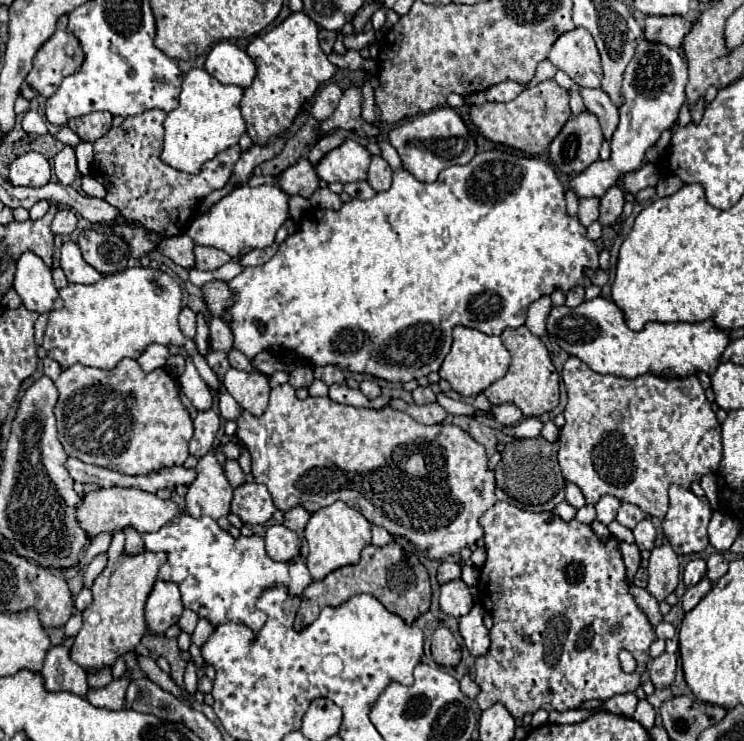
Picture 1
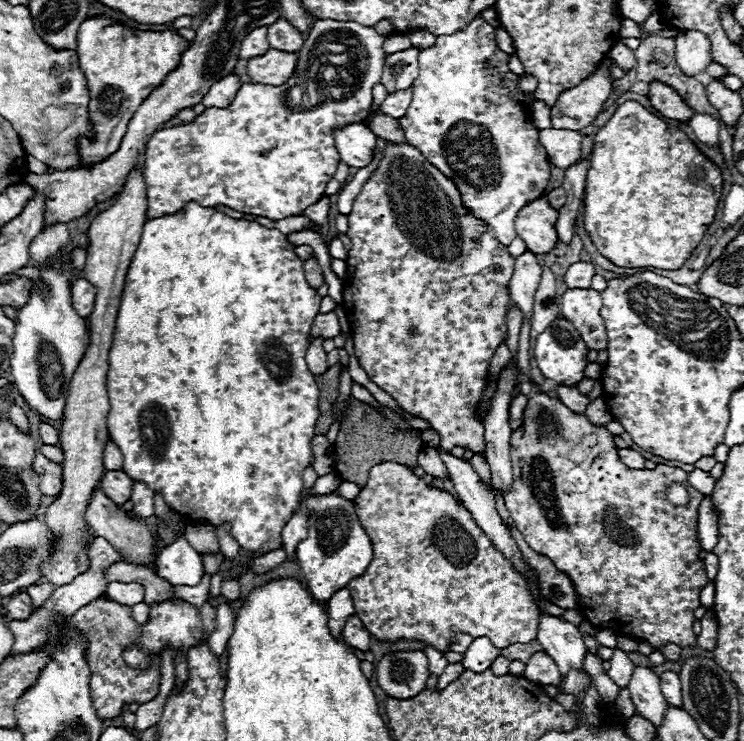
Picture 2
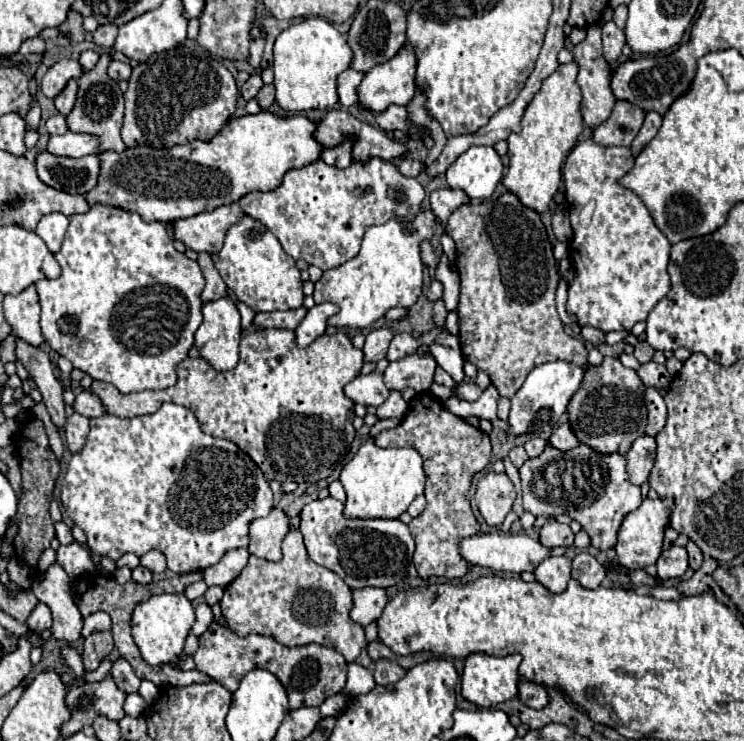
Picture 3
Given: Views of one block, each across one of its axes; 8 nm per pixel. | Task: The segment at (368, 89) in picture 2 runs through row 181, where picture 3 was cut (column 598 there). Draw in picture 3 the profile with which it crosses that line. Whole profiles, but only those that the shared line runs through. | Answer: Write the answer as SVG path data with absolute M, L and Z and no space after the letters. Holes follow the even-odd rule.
M592 138L580 140L566 158L562 178L568 202L568 216L574 230L570 242L570 258L574 264L574 280L570 282L568 290L568 314L576 316L576 324L580 328L592 326L602 330L604 334L616 330L630 330L636 322L646 320L652 308L666 298L670 292L670 278L666 272L668 258L670 258L670 242L650 216L648 208L642 200L620 184L620 178L634 168L634 156L630 148L606 148L596 144Z

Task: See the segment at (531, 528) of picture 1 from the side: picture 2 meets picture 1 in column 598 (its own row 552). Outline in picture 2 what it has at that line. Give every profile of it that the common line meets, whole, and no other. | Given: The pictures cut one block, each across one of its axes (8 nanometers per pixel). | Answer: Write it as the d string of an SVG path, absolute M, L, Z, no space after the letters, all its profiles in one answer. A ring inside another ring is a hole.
M544 392L528 400L522 426L514 430L510 438L514 484L504 496L504 504L516 528L534 552L548 556L560 572L572 576L576 592L580 592L580 610L596 628L644 638L654 648L664 642L682 648L694 644L696 634L692 632L692 624L696 620L694 610L700 606L698 594L710 582L700 560L702 548L696 538L698 506L704 496L690 486L688 472L682 468L658 464L654 470L632 470L624 466L612 444L612 434L606 428L590 424L586 418L580 422L584 424L580 424L582 432L572 412L560 400ZM672 482L684 482L688 488L690 502L686 506L668 502L666 488Z

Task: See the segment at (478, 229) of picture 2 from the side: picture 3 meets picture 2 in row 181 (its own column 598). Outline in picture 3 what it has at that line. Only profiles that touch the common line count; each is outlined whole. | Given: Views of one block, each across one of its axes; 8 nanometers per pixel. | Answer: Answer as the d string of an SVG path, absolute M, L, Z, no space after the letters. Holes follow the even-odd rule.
M606 356L602 366L588 366L584 380L578 392L572 396L568 404L568 422L576 432L582 444L588 444L596 452L602 454L626 454L632 442L644 434L646 426L646 404L644 404L646 386L642 384L640 376L622 366L618 358Z

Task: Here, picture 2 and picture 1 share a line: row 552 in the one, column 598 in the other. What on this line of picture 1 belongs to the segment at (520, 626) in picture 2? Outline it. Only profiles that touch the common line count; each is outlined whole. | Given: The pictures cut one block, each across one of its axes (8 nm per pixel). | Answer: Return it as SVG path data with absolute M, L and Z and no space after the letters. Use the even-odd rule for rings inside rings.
M570 356L562 368L562 380L568 390L568 404L564 408L566 424L560 434L558 464L568 484L576 484L586 498L586 504L596 504L604 494L640 506L648 516L664 518L668 512L668 486L678 484L688 488L700 482L706 474L718 470L722 460L720 422L706 400L704 388L696 376L658 376L646 372L636 378L622 378L610 374L598 374L590 370L582 360ZM620 410L622 420L612 420L610 412Z

